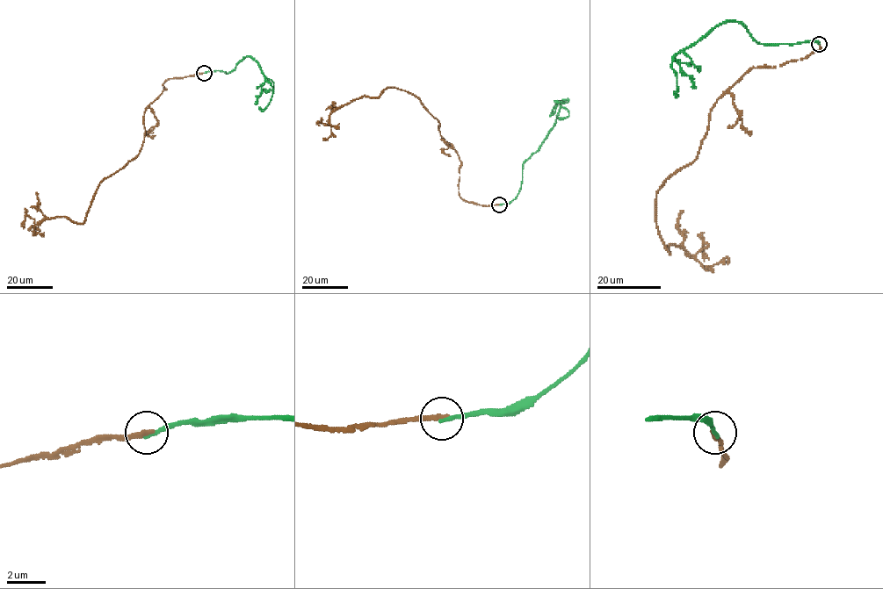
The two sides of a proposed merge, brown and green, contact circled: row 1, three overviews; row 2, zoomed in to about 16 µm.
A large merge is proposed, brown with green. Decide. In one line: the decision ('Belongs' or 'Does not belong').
Does not belong

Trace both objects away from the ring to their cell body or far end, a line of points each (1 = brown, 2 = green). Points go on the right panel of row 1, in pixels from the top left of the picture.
1: (819, 43), (749, 68), (717, 100), (698, 155), (658, 190), (665, 249), (727, 262)
2: (819, 43), (760, 44), (742, 25), (725, 21), (673, 59), (671, 68), (675, 73), (677, 95), (675, 91)

